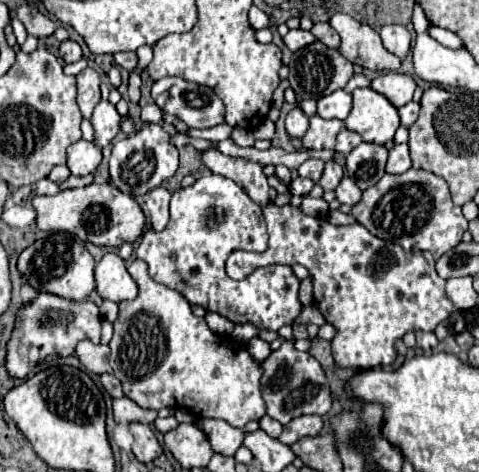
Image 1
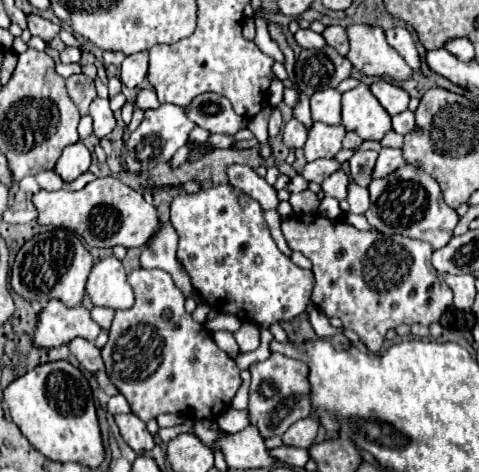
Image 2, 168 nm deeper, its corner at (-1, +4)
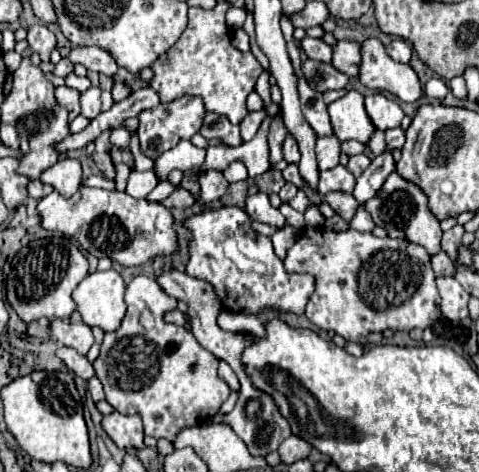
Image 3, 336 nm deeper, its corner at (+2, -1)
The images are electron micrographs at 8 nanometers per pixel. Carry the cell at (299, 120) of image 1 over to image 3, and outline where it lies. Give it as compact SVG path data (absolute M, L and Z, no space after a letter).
M287 135L283 141L283 157L287 163L297 163L301 153L297 149L297 141L293 141L293 135Z

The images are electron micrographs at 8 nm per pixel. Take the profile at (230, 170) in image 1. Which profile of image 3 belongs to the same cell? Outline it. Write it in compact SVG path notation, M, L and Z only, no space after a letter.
M255 193L255 195L249 195L247 201L245 201L245 211L249 213L251 219L255 221L263 221L263 223L269 223L269 225L275 225L275 227L283 227L285 225L285 217L279 213L279 209L275 209L271 203L269 203L269 195L267 193Z

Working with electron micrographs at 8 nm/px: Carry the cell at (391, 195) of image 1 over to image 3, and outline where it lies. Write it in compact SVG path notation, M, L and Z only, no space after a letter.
M393 171L387 177L387 181L383 183L383 187L377 191L377 195L365 203L365 209L371 213L375 225L383 227L389 237L403 235L407 241L425 247L429 255L435 255L441 251L443 231L439 227L439 219L433 217L427 203L429 203L429 199L421 191L421 187L413 185L411 181L405 181L397 171Z

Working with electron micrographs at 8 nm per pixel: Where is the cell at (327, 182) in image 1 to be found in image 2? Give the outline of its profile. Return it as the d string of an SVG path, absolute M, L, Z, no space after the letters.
M338 170L332 176L328 176L328 180L322 182L322 190L326 196L344 200L348 194L348 184L350 184L350 178L344 174L344 170Z

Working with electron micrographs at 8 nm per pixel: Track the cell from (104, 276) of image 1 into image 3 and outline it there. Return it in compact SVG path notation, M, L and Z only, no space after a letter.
M109 271L89 273L73 291L77 311L83 317L83 323L97 325L103 331L115 331L125 317L125 283L123 277Z

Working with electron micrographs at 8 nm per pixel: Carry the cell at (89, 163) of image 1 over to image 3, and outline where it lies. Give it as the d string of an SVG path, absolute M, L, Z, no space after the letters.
M69 157L59 159L53 167L43 171L41 175L41 181L53 185L55 191L59 191L63 197L71 197L81 187L81 179L83 179L81 163Z

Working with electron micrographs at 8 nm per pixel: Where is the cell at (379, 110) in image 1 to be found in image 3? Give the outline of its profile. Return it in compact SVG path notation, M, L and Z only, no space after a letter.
M349 91L345 97L333 101L329 105L329 117L339 141L355 139L367 145L375 133L375 127L365 113L363 95L359 91Z

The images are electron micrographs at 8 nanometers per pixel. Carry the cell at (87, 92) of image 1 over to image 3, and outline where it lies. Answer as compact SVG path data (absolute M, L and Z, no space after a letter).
M67 85L57 87L57 89L55 89L55 97L57 97L57 101L59 101L63 107L67 107L71 121L81 113L81 103L79 103L81 93L79 93L77 89L71 89L71 87L67 87Z

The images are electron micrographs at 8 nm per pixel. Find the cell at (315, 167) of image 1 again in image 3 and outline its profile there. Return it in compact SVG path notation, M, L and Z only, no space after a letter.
M337 165L333 169L327 169L327 171L319 173L317 191L321 195L325 195L329 191L347 191L347 193L351 193L353 185L355 185L355 177L347 171L347 167Z

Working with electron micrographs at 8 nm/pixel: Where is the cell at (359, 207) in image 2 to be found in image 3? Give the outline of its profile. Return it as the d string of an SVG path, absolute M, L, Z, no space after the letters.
M359 205L357 213L355 213L353 221L351 221L351 229L355 229L355 231L361 231L361 233L369 233L373 227L375 227L375 223L373 223L373 219L369 217L367 209L365 209L363 205Z

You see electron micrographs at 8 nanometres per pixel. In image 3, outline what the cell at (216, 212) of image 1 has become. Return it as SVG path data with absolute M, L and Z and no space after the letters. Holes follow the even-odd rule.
M223 205L219 209L205 209L183 221L191 231L189 241L189 263L185 273L203 279L213 285L221 307L231 313L257 315L267 309L281 313L303 315L305 305L315 289L315 279L311 275L287 273L283 261L275 255L271 239L259 235L251 227L251 217L241 207ZM227 243L237 247L235 255L227 253Z

